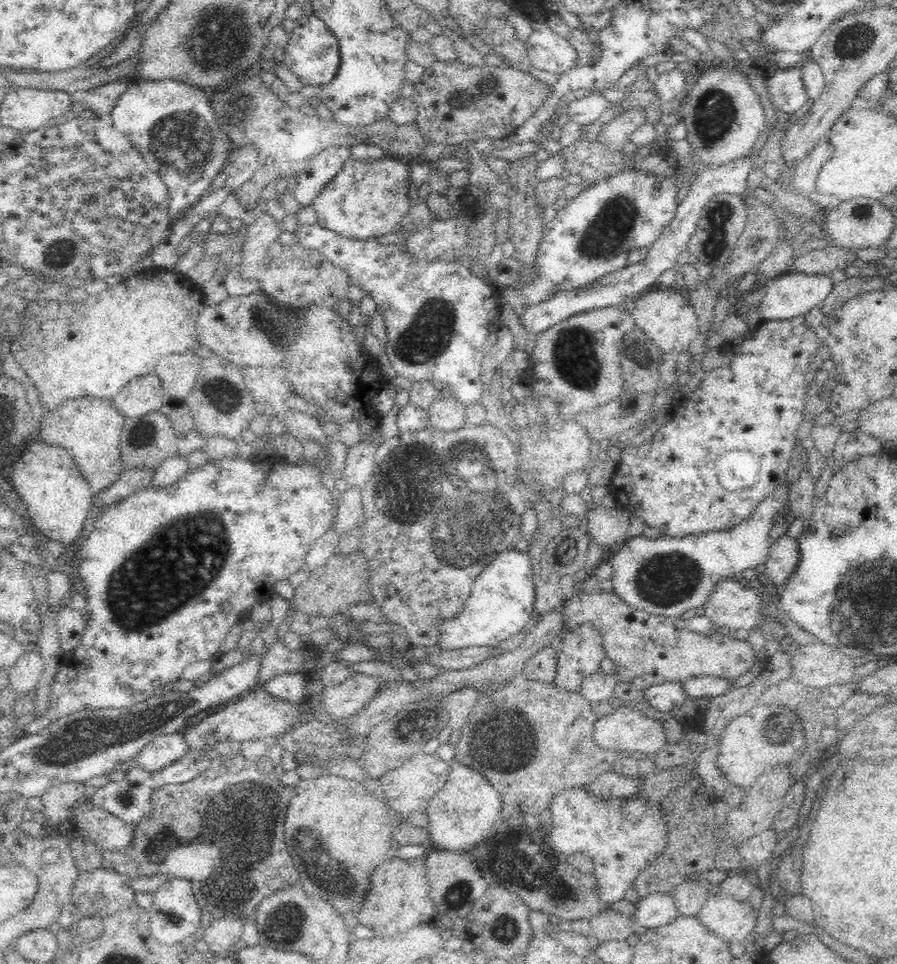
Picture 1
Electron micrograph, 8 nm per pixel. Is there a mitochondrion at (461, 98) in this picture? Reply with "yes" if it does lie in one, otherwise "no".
yes

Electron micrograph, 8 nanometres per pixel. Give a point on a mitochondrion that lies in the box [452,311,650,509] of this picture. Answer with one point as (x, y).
(574, 359)

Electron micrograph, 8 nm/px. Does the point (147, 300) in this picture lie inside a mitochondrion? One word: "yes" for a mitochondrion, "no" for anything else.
no

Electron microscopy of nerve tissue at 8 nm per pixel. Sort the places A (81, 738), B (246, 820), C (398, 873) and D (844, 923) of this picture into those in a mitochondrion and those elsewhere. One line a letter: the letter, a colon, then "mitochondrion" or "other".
A: mitochondrion
B: mitochondrion
C: other
D: other

